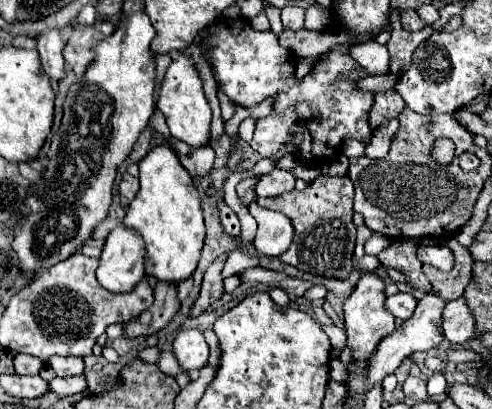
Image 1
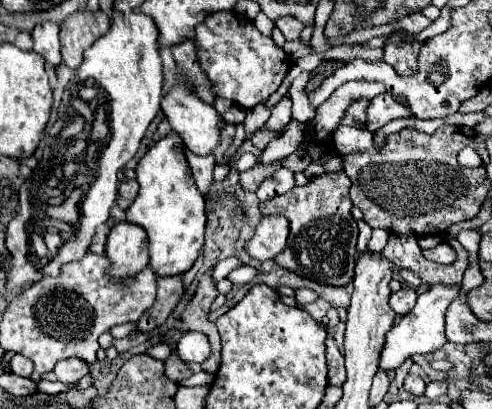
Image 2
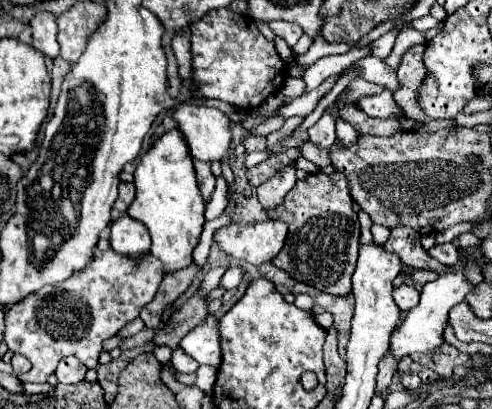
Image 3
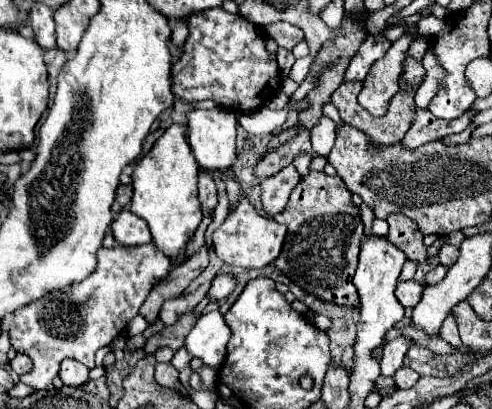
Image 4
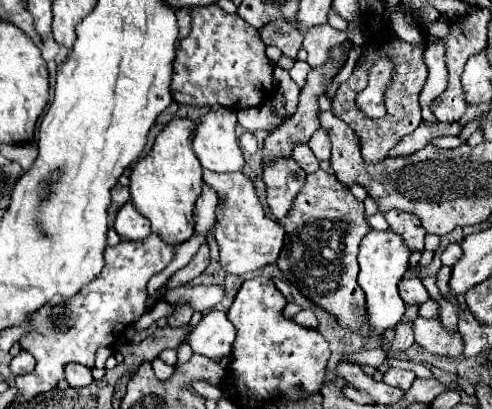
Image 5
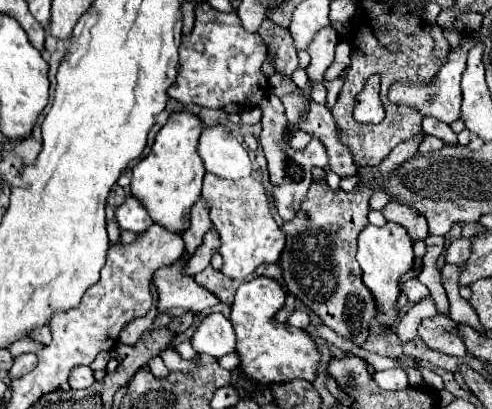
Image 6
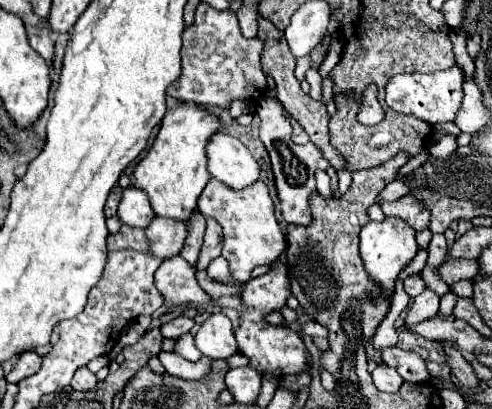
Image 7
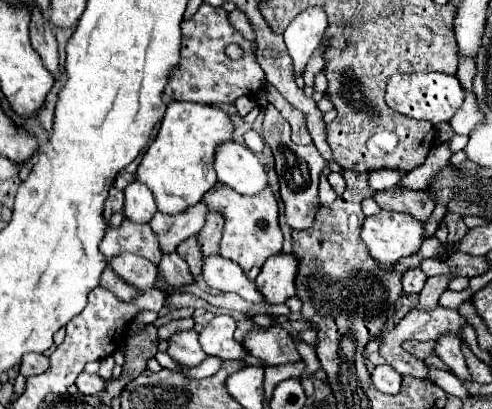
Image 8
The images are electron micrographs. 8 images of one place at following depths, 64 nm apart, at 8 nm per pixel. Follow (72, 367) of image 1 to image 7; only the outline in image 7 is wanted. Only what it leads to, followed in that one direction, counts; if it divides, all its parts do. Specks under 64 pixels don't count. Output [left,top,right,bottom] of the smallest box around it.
[70,368,98,392]

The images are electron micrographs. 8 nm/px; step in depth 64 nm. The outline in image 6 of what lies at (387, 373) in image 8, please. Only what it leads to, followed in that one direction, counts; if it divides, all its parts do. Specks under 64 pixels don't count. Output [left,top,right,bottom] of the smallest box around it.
[374,368,408,390]

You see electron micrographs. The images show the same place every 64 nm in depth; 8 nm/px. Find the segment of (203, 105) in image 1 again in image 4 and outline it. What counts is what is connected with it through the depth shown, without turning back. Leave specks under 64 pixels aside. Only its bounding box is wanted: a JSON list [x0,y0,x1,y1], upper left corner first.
[188,106,238,170]

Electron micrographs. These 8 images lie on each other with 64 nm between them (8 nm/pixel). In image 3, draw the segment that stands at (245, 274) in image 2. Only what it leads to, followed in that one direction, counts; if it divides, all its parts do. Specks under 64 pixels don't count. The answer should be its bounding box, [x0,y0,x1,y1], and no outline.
[220,268,242,290]

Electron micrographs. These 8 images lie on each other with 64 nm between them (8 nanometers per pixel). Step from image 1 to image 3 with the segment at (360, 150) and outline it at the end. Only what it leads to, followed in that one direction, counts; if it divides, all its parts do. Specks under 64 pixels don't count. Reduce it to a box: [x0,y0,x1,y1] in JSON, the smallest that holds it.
[336,118,358,146]

